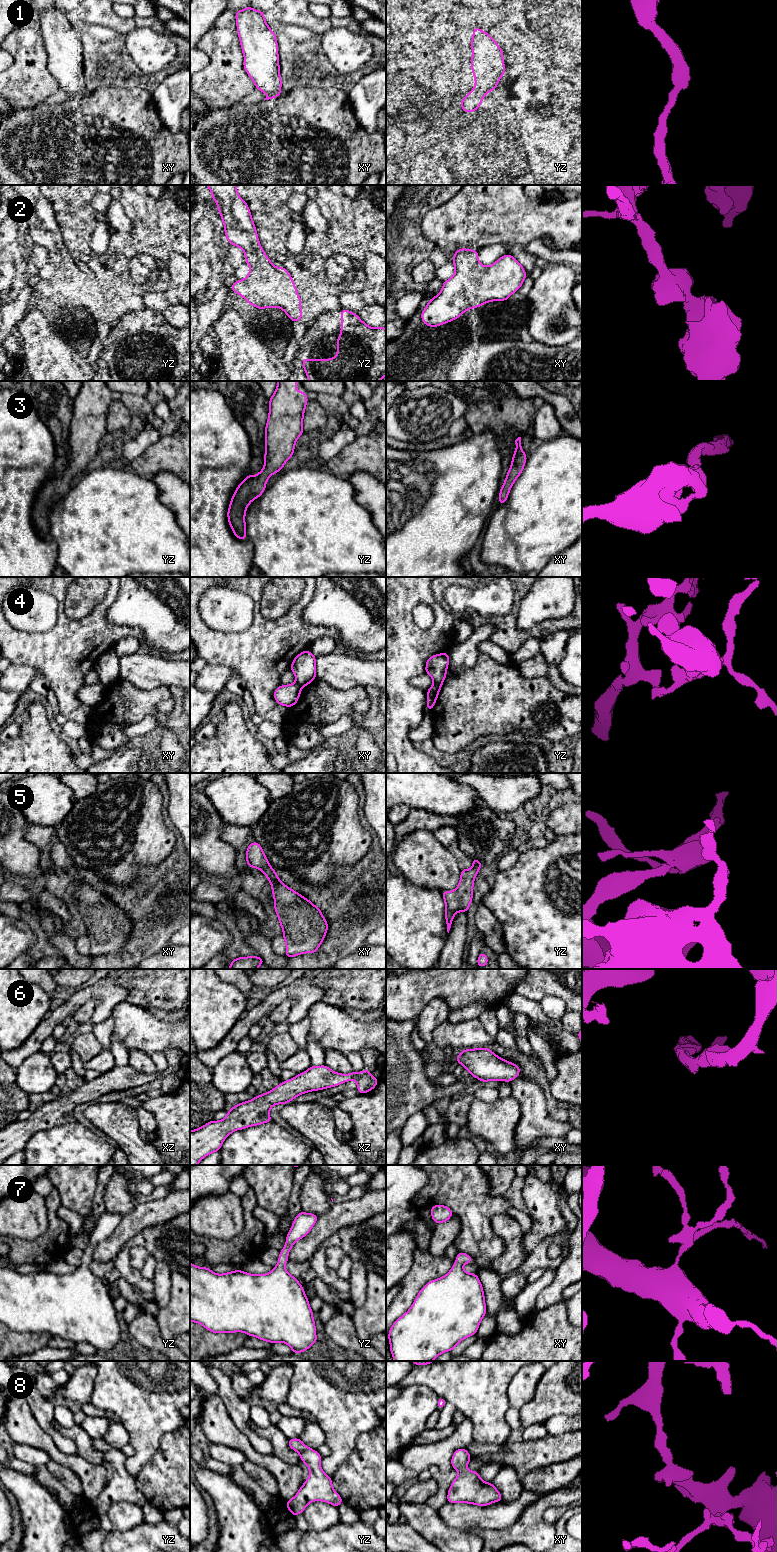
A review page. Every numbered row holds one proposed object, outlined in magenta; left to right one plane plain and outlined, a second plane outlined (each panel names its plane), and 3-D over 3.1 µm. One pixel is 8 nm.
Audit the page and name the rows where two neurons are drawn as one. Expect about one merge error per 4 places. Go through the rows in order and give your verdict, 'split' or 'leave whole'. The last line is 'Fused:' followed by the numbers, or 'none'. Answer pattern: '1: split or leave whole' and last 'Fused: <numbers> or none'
1: leave whole
2: leave whole
3: leave whole
4: split
5: leave whole
6: leave whole
7: leave whole
8: leave whole
Fused: 4

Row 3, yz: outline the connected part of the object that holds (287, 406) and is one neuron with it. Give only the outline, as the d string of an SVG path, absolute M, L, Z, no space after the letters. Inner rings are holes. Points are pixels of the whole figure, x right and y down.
M277 381L276 391L269 399L264 468L256 476L250 473L231 498L227 517L238 539L247 539L245 514L248 505L265 491L270 476L283 469L293 456L297 439L304 434L303 417L309 400L306 392L296 390L297 382Z

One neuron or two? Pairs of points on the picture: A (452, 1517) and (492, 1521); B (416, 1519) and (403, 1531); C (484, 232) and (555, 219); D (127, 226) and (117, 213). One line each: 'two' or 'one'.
A: one
B: two
C: one
D: one

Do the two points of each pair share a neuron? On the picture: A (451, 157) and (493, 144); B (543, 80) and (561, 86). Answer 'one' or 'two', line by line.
A: one
B: two

